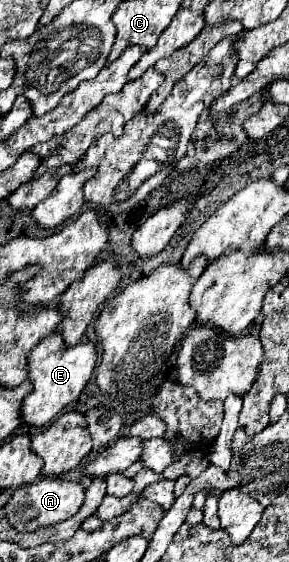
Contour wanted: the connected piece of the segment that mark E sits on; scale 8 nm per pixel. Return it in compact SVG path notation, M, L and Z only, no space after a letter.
M53 330L49 336L45 336L29 354L29 382L33 384L33 392L23 400L23 408L21 408L21 418L25 424L29 426L45 426L49 422L53 422L53 418L69 404L69 402L75 402L79 398L79 394L83 392L85 384L89 382L91 374L93 374L93 368L97 364L97 346L95 342L79 342L75 344L73 348L65 346L63 342L63 336L59 330Z

